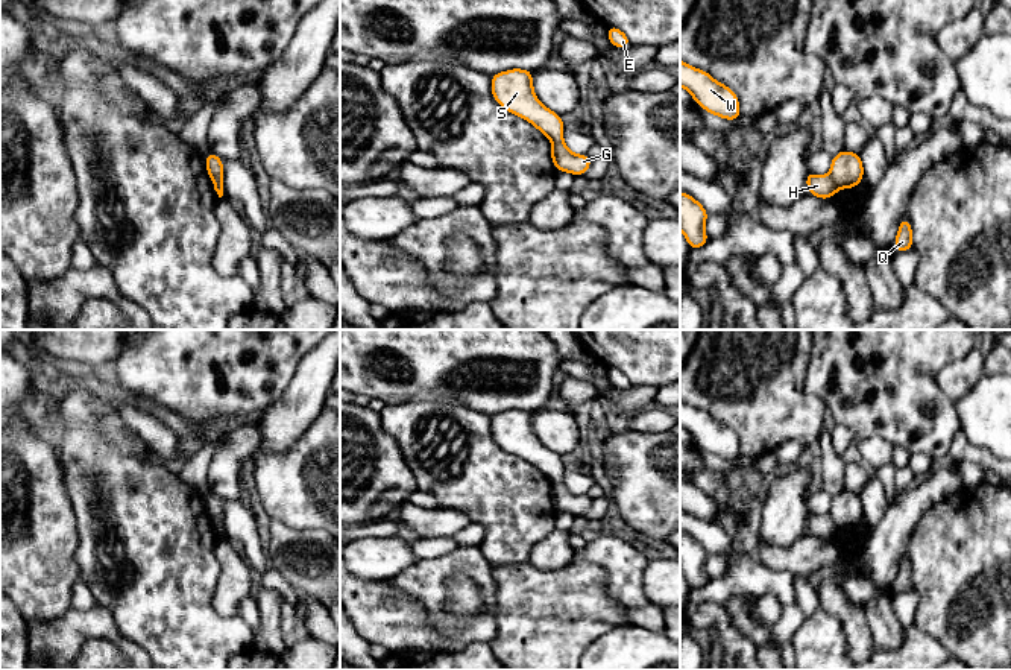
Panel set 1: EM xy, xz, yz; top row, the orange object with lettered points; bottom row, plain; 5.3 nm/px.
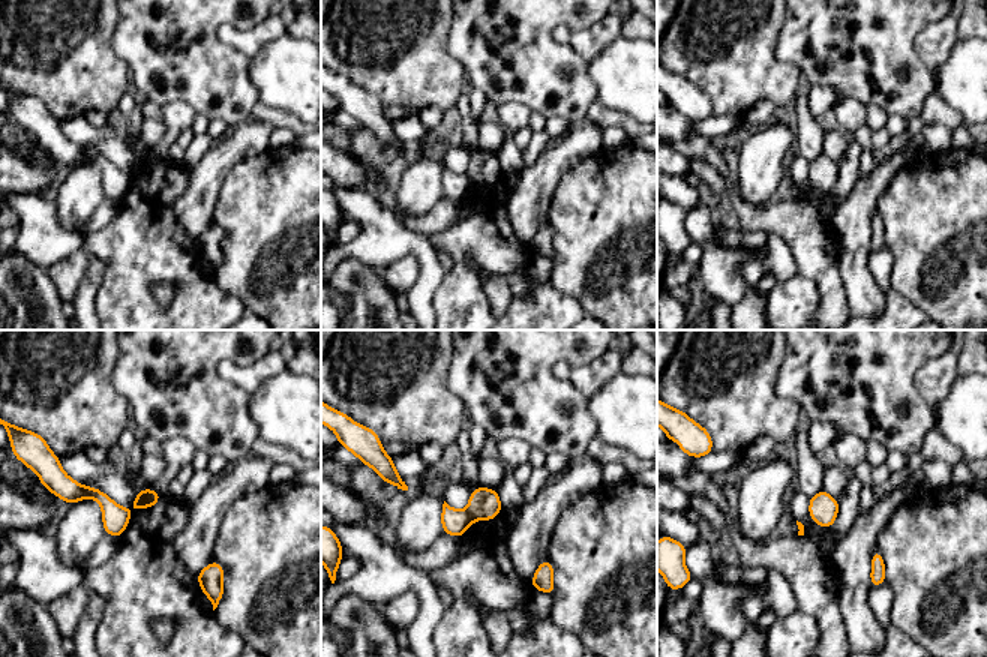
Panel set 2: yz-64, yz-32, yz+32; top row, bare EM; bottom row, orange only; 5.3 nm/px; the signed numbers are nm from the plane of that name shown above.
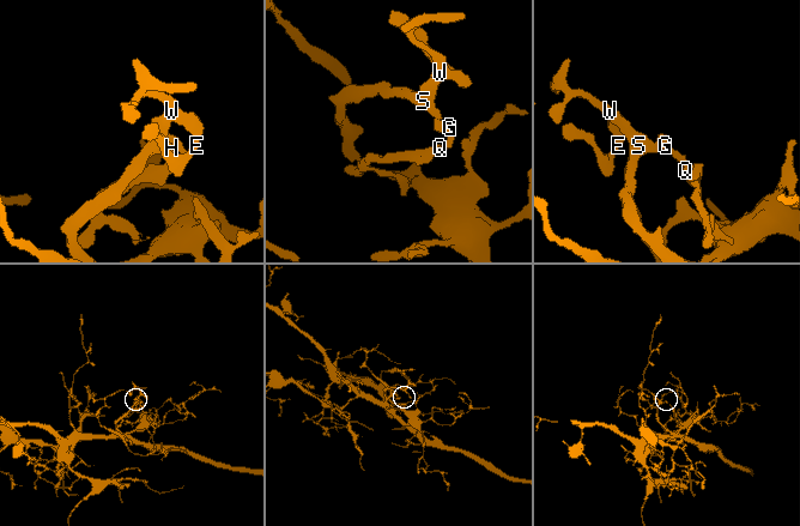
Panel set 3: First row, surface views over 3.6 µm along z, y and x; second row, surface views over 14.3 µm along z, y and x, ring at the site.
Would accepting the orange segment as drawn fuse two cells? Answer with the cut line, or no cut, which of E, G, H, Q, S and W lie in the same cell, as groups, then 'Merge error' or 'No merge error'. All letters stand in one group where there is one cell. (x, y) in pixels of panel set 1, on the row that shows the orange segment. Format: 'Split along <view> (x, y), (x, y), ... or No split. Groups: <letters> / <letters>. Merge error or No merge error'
Split along yz (829, 175), (838, 189). Groups: E H S W / G Q. Merge error

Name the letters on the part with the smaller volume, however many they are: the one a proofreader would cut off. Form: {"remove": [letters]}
{"remove": ["G", "Q"]}

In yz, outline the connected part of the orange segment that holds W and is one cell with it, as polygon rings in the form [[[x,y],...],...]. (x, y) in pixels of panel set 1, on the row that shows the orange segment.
[[[680,59],[680,87],[692,94],[692,102],[724,120],[738,120],[741,108],[733,90],[715,81],[707,71],[698,70]]]

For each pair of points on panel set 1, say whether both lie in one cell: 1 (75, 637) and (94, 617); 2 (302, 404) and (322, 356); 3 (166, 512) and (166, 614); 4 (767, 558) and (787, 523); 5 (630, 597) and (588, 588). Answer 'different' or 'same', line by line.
1: same
2: same
3: same
4: different
5: different

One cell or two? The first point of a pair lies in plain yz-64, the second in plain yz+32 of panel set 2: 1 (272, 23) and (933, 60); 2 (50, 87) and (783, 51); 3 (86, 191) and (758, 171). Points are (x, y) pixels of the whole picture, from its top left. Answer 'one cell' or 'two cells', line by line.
1: one cell
2: two cells
3: one cell

